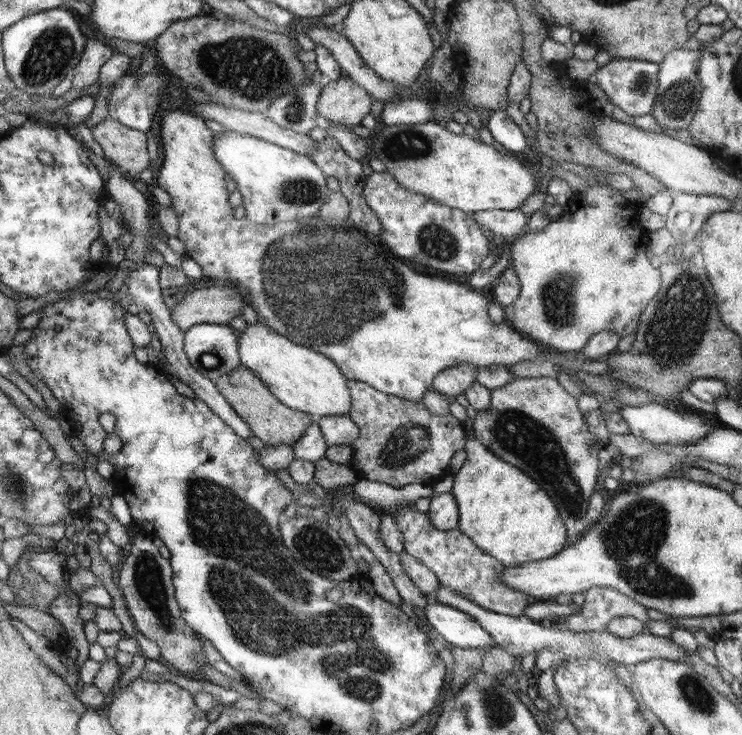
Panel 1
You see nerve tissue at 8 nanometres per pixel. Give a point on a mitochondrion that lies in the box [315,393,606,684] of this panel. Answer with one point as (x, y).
(531, 442)

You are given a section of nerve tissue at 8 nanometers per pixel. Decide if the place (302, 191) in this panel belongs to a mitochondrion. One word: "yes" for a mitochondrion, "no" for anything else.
yes

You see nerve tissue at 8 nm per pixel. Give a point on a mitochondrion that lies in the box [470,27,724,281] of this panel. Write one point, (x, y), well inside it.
(677, 101)

